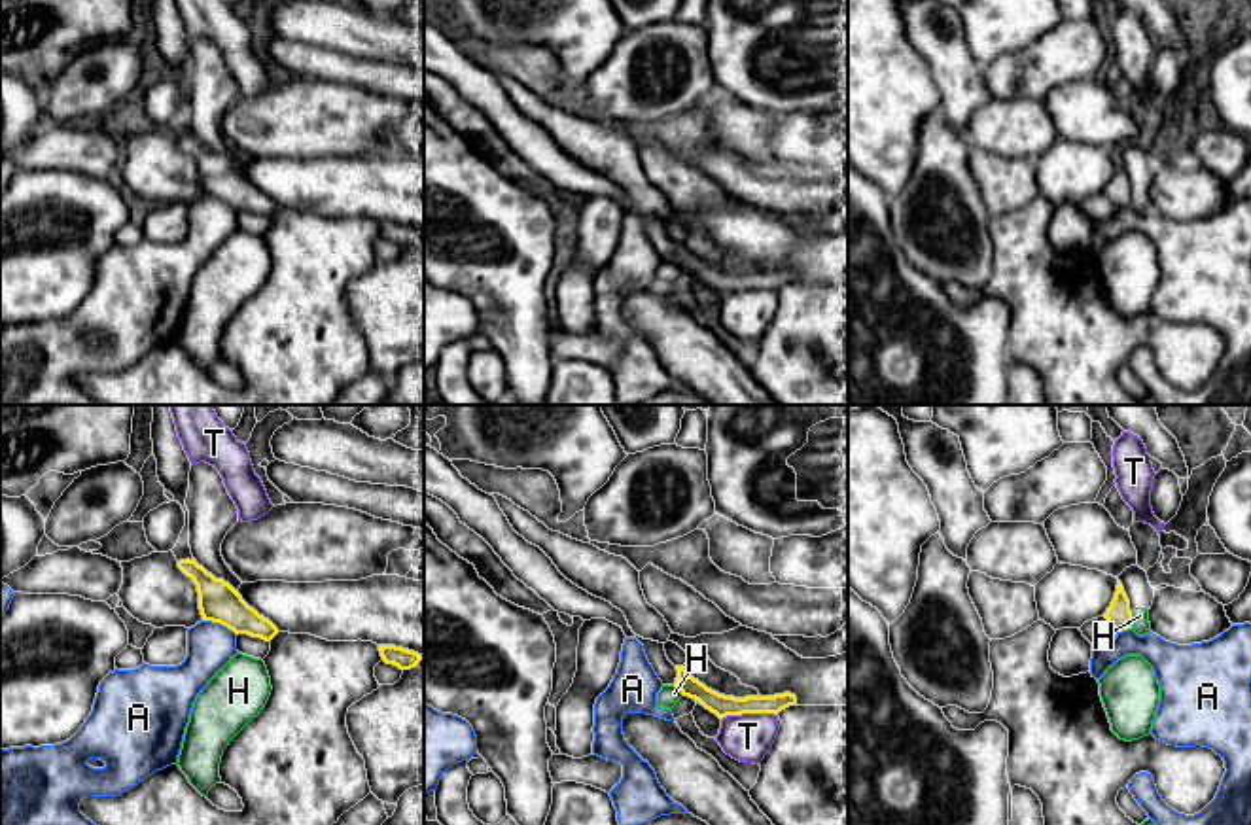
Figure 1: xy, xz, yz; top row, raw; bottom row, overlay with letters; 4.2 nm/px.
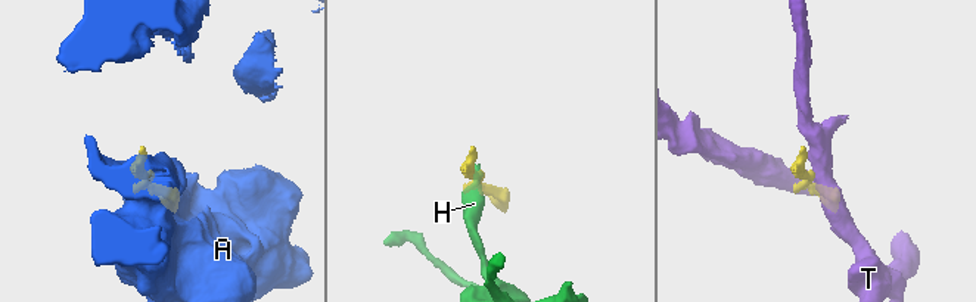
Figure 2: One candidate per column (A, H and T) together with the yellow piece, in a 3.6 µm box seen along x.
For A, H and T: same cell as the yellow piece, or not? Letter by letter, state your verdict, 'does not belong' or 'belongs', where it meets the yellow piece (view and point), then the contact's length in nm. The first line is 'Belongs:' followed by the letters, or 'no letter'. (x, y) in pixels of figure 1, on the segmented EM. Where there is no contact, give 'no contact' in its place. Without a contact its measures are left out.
Belongs: no letter
A: does not belong; contact xy (220, 623); length 170 nm
H: does not belong; contact yz (1130, 619); length 70 nm
T: does not belong; contact xz (748, 712); length 240 nm

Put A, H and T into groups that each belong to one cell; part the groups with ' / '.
A / H / T

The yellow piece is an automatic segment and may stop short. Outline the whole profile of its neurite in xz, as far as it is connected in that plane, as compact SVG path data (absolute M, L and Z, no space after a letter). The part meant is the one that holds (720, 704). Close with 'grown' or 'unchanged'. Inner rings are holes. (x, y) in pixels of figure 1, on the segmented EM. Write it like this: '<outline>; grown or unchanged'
M676 666L676 670L678 670L678 677L674 687L678 687L683 696L698 700L706 710L715 713L719 719L727 715L742 715L742 713L778 715L782 710L797 704L797 696L791 693L774 694L774 696L746 696L746 698L725 696L708 689L698 679L695 679L685 670L685 666Z; unchanged

